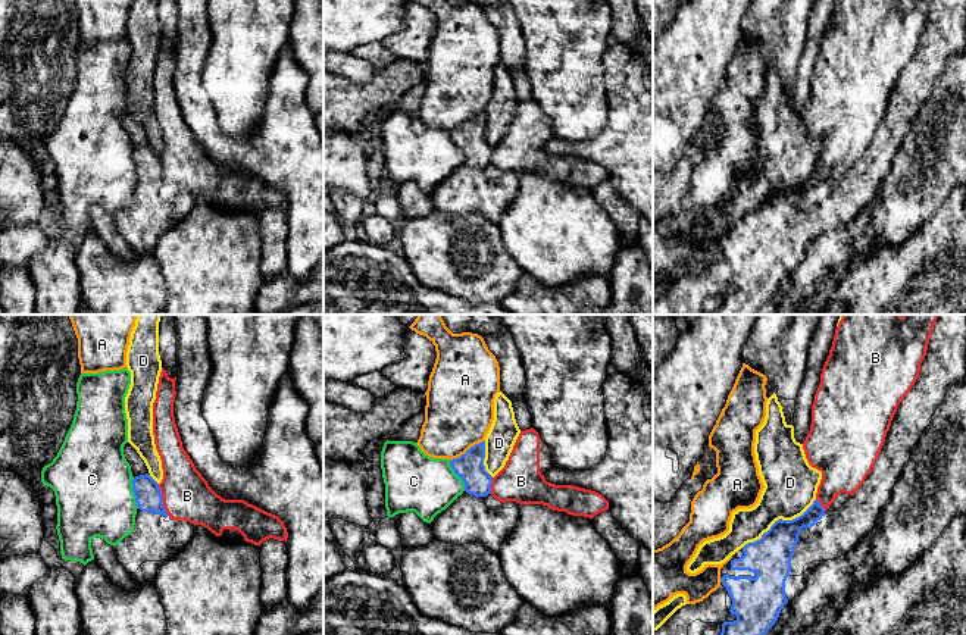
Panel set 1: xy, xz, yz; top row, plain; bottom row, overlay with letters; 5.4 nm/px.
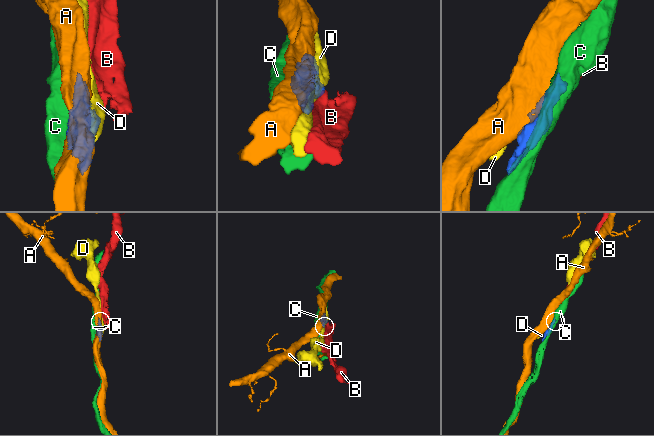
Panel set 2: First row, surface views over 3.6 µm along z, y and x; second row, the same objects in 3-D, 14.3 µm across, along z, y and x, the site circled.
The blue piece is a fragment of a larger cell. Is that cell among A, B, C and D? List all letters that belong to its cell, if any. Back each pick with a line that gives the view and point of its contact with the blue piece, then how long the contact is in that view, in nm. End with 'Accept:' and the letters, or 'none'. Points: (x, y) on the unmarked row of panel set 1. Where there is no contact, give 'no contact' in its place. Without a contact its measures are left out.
Accept: none

